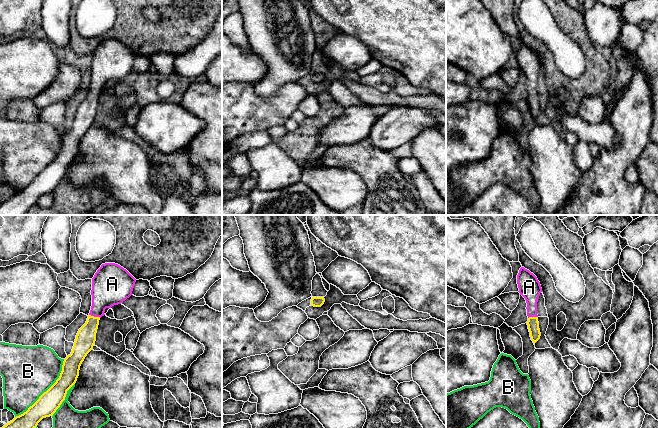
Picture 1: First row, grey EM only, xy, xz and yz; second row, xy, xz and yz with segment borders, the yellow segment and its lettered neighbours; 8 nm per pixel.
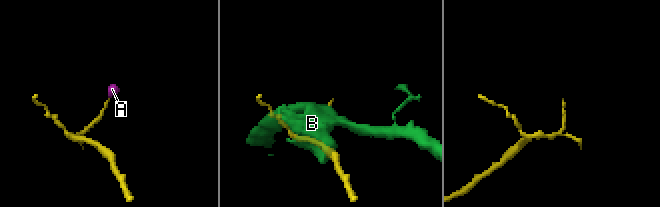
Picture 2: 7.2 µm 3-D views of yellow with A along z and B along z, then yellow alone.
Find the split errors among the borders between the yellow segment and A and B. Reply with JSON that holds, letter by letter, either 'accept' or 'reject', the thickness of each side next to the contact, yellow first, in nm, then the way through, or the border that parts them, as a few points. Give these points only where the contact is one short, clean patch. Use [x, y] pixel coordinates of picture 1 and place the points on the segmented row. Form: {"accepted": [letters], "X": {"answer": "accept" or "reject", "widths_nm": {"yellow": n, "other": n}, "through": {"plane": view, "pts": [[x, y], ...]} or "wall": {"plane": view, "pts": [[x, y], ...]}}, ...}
{"accepted": ["A"], "A": {"answer": "accept", "widths_nm": {"yellow": 160, "other": 280}, "through": {"plane": "xy", "pts": [[85, 339], [95, 317], [98, 305], [108, 289]]}}, "B": {"answer": "reject", "widths_nm": {"yellow": 170, "other": 420}}}

